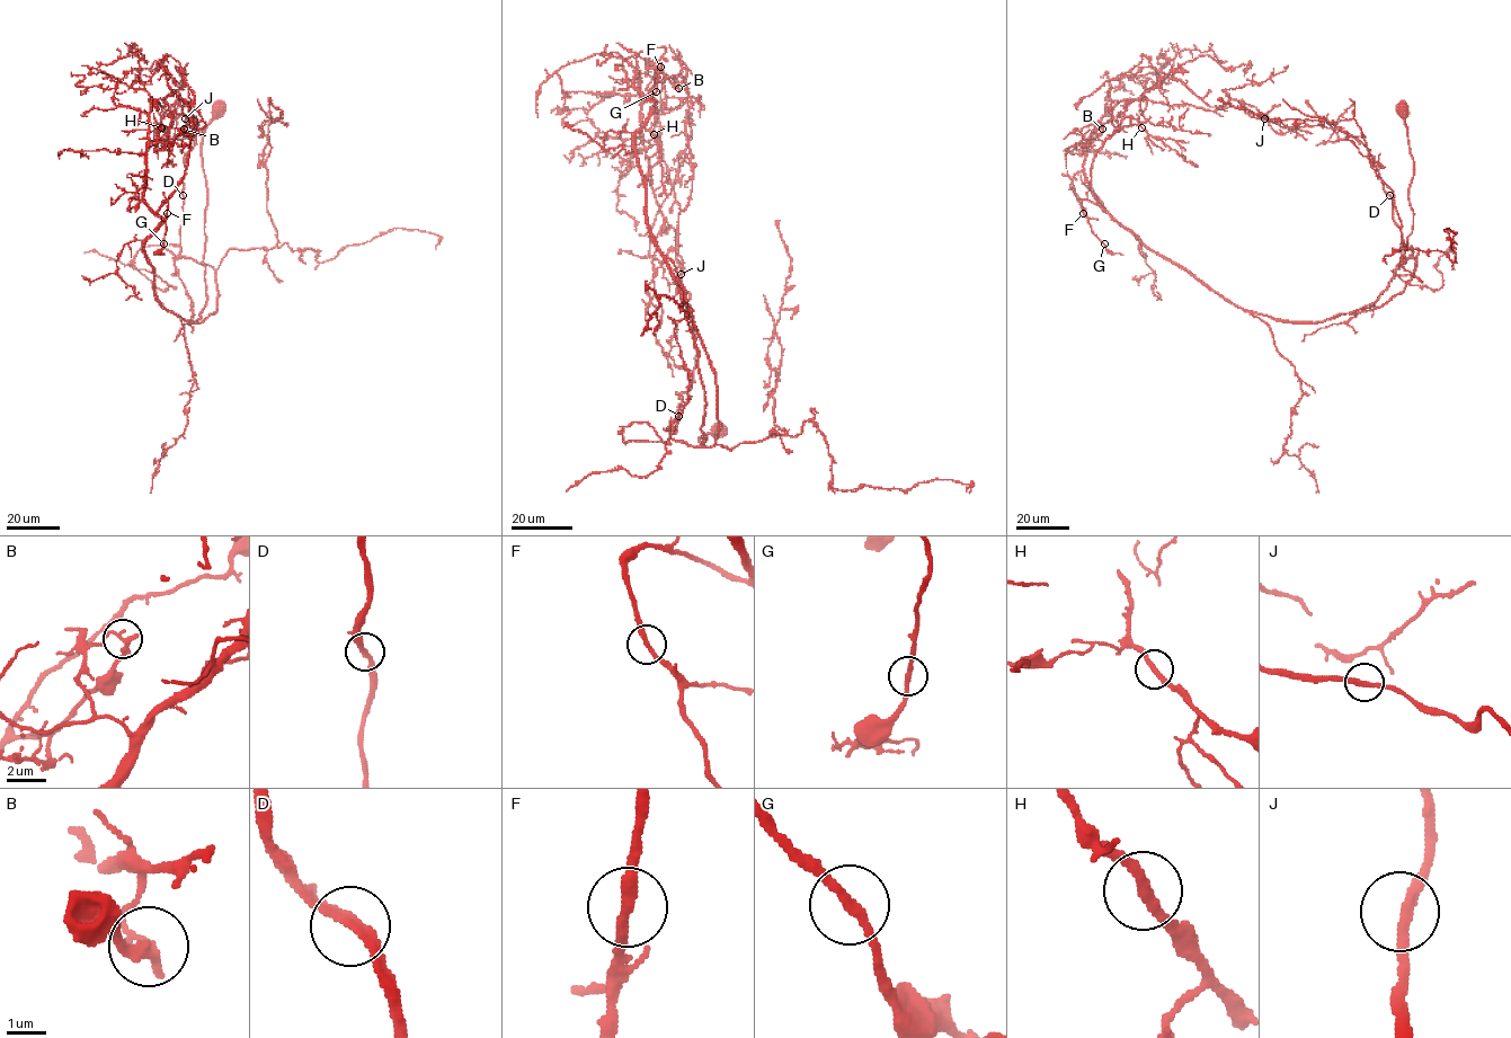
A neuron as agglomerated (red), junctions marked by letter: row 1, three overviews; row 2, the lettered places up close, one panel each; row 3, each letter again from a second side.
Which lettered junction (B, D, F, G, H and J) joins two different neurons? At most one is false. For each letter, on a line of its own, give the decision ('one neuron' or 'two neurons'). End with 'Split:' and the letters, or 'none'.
B: two neurons
D: one neuron
F: one neuron
G: one neuron
H: one neuron
J: one neuron
Split: B

